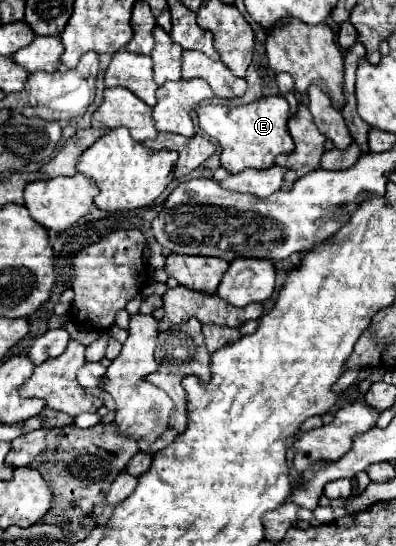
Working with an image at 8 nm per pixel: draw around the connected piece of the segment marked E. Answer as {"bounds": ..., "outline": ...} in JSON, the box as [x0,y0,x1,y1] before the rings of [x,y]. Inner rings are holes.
{"bounds":[198,96,294,174],"outline":[[[264,96],[252,104],[244,104],[236,108],[214,106],[214,104],[204,104],[198,108],[200,128],[220,144],[222,148],[220,162],[232,174],[238,174],[244,168],[256,168],[256,170],[270,168],[276,156],[292,152],[294,142],[292,136],[288,134],[288,126],[286,126],[288,118],[290,112],[284,96]]]}

